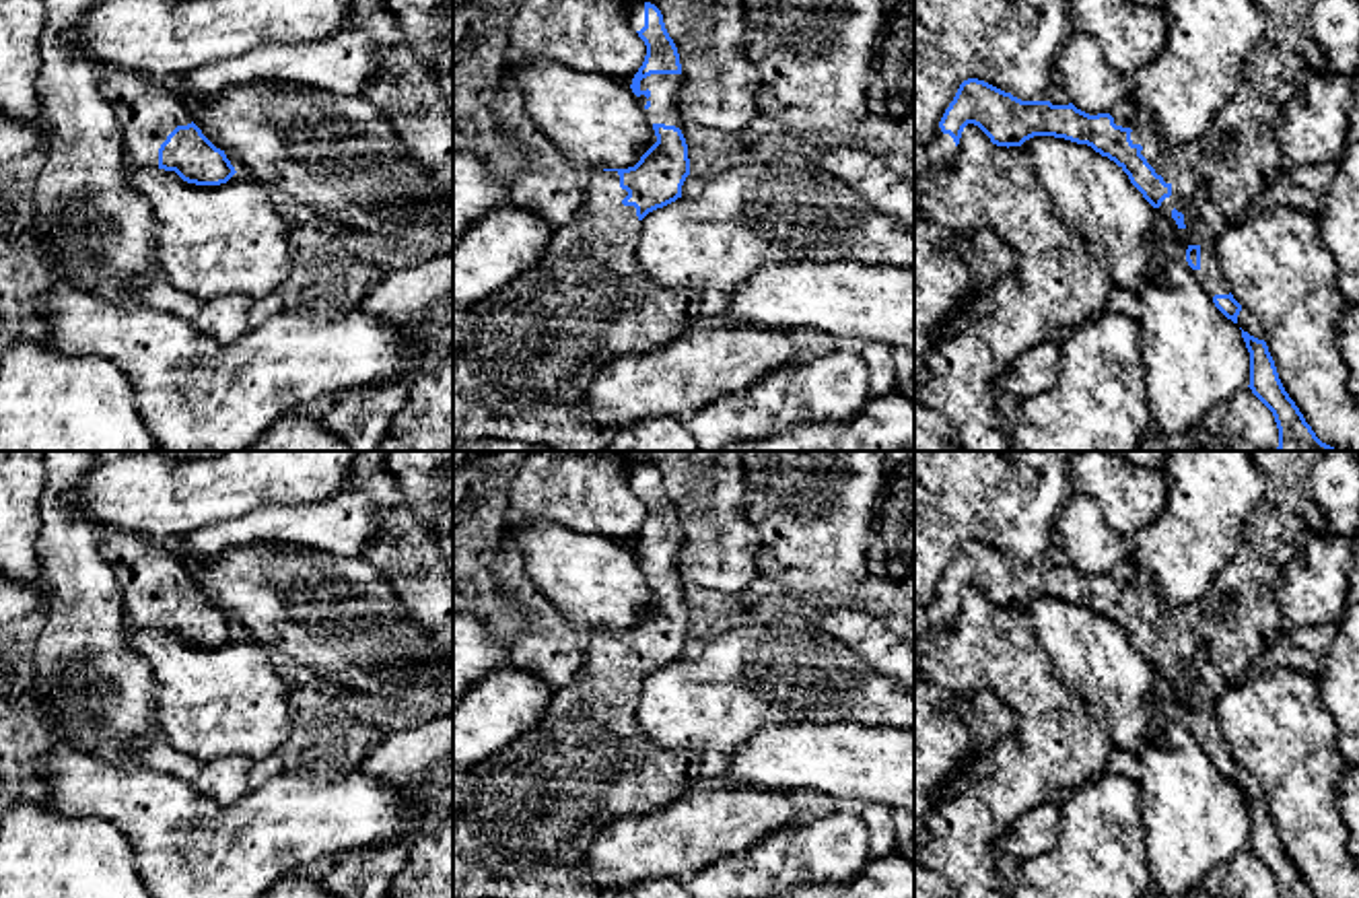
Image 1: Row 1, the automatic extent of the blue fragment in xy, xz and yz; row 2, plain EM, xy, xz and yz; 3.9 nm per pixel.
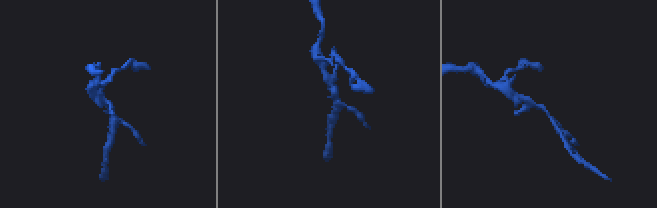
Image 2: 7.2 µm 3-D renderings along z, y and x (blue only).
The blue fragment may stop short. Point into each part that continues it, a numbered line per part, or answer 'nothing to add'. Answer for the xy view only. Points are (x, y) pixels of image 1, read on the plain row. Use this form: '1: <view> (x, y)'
1: xy (147, 571)

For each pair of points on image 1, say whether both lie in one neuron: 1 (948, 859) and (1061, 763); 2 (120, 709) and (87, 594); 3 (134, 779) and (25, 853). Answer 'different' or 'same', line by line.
1: same
2: same
3: different

